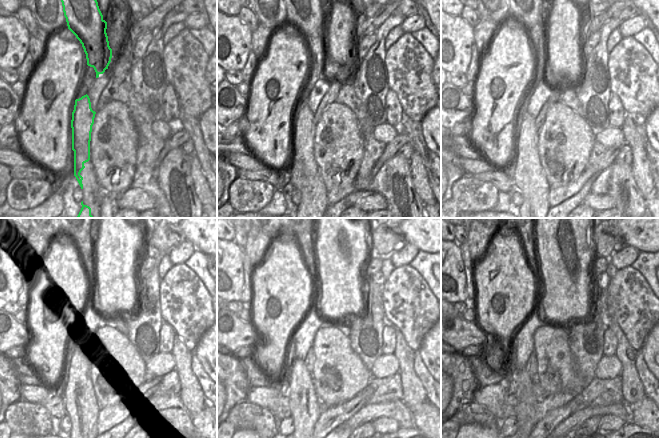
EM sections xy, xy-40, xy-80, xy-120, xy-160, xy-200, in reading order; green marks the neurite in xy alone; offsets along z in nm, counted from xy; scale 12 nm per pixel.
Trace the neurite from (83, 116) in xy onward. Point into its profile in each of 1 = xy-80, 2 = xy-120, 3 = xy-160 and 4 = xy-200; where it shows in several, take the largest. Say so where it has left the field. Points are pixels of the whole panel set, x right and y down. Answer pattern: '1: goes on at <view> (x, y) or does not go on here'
1: goes on at xy-80 (526, 146)
2: goes on at xy-120 (77, 376)
3: goes on at xy-160 (299, 379)
4: goes on at xy-200 (521, 384)

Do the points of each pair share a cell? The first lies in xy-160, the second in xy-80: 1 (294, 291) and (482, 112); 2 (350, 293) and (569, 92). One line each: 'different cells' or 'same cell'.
1: same cell
2: different cells

